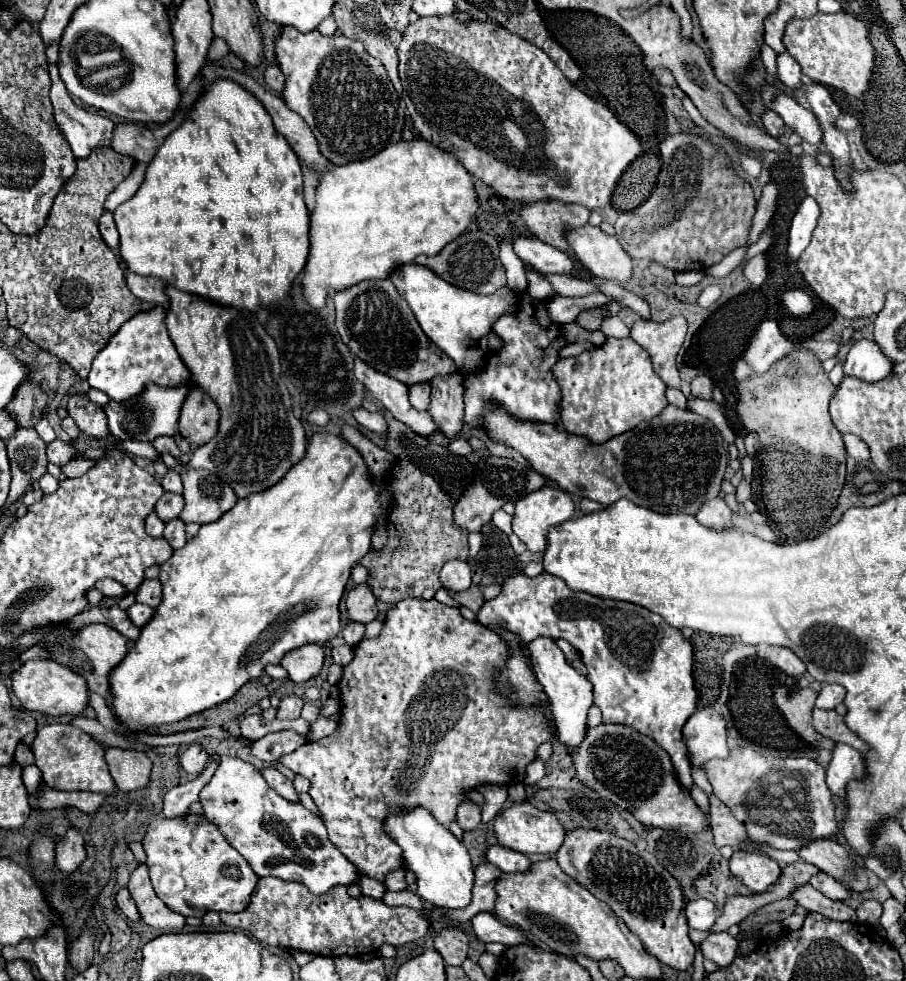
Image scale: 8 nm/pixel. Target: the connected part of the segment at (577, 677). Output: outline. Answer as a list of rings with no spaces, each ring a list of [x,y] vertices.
[[[537,637],[533,641],[527,643],[527,649],[531,653],[531,667],[539,679],[539,683],[543,685],[549,703],[551,703],[551,711],[555,717],[555,725],[557,725],[557,739],[571,747],[577,747],[583,741],[583,735],[587,731],[587,711],[593,703],[593,687],[587,681],[587,677],[583,677],[581,673],[577,673],[567,661],[563,651],[557,647],[557,643],[551,637]]]

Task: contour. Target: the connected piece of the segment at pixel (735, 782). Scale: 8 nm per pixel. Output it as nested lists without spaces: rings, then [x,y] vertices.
[[[731,745],[727,759],[711,759],[705,765],[715,795],[745,825],[747,841],[739,845],[743,851],[757,851],[763,845],[799,851],[813,839],[829,839],[837,833],[835,803],[825,783],[825,769],[804,755],[782,755],[768,747],[757,753],[751,747]]]

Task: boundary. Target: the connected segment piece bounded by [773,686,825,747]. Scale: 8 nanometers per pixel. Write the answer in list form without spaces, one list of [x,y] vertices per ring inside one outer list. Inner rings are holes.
[[[776,687],[773,691],[773,698],[777,707],[781,709],[781,713],[785,715],[787,723],[811,745],[821,747],[825,745],[825,737],[819,735],[813,727],[813,719],[811,719],[811,711],[815,707],[815,699],[817,699],[817,691],[811,687],[795,687],[795,689],[787,689],[787,687]]]

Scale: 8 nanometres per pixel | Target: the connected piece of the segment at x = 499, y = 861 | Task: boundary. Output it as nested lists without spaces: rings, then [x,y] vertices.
[[[499,843],[487,847],[487,861],[493,863],[495,867],[499,867],[501,871],[505,873],[515,873],[515,871],[527,871],[531,861],[523,855],[523,853],[517,853],[509,847],[503,847]]]

